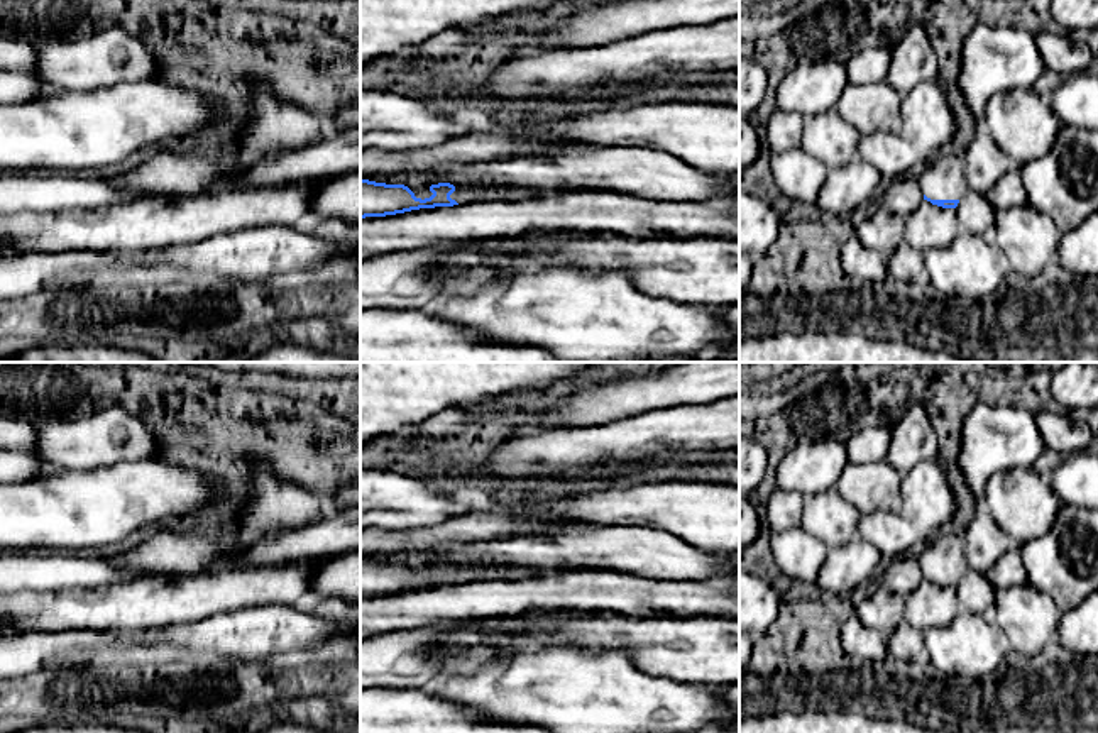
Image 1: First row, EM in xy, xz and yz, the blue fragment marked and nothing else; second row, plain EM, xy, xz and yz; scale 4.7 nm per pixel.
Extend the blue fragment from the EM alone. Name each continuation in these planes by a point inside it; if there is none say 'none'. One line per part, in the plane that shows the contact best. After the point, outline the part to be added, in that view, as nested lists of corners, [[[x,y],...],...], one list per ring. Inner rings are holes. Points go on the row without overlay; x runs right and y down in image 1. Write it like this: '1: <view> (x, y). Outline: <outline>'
1: yz (944, 557). Outline: [[[939,532],[917,560],[922,572],[931,579],[961,579],[969,570],[964,538],[956,532]]]

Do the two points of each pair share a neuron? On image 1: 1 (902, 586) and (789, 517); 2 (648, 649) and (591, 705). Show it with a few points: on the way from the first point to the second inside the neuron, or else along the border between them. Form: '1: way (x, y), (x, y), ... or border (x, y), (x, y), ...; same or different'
1: border (904, 554), (892, 561); different
2: border (598, 649), (621, 649), (648, 674), (672, 677); different

